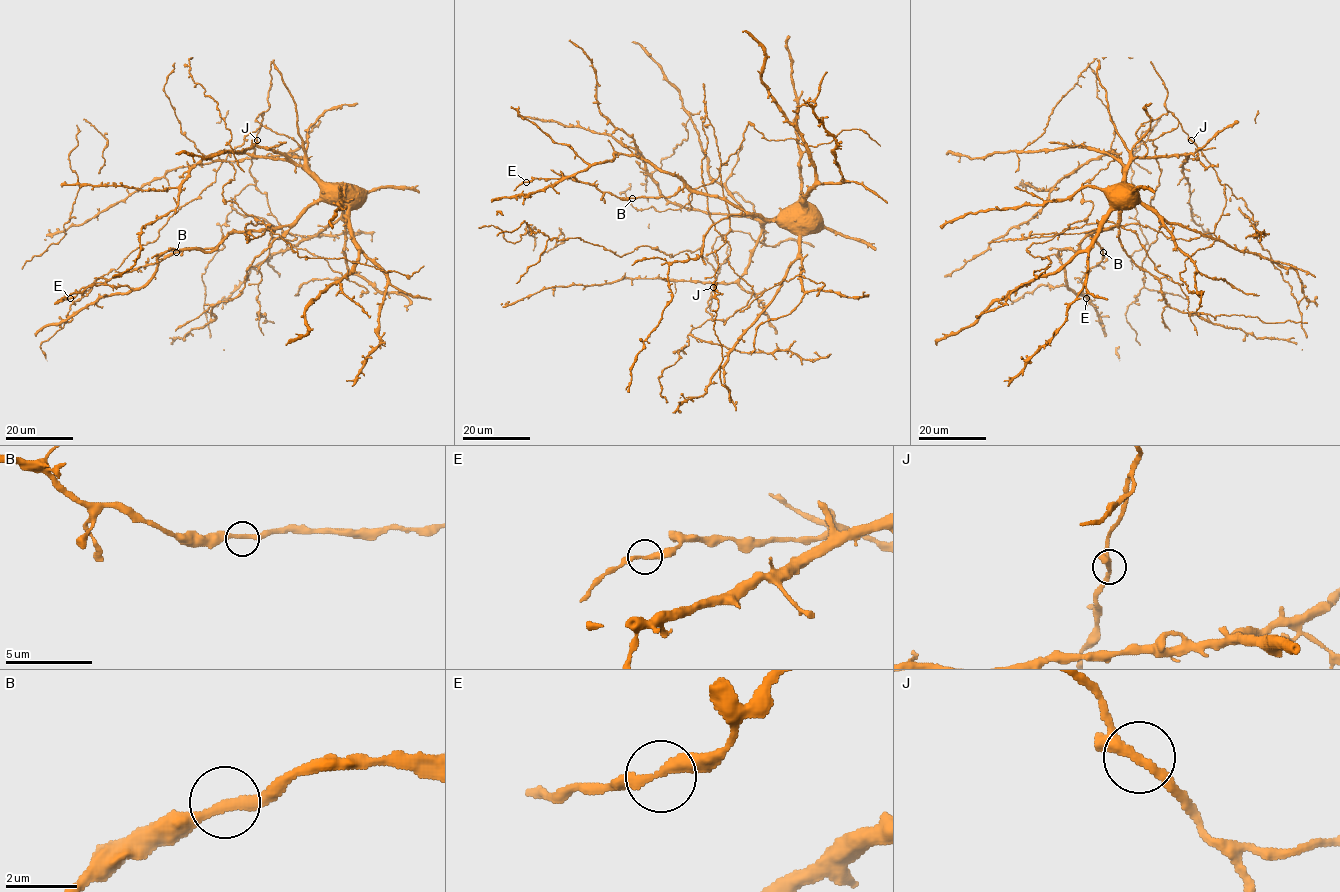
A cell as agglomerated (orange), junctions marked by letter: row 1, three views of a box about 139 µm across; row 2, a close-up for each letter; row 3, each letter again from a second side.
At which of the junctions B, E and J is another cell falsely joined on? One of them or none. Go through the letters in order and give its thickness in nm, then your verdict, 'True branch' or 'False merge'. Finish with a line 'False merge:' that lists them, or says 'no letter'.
B: Thickness 280 nm. True branch
E: Thickness 280 nm. True branch
J: Thickness 280 nm. True branch
False merge: no letter

